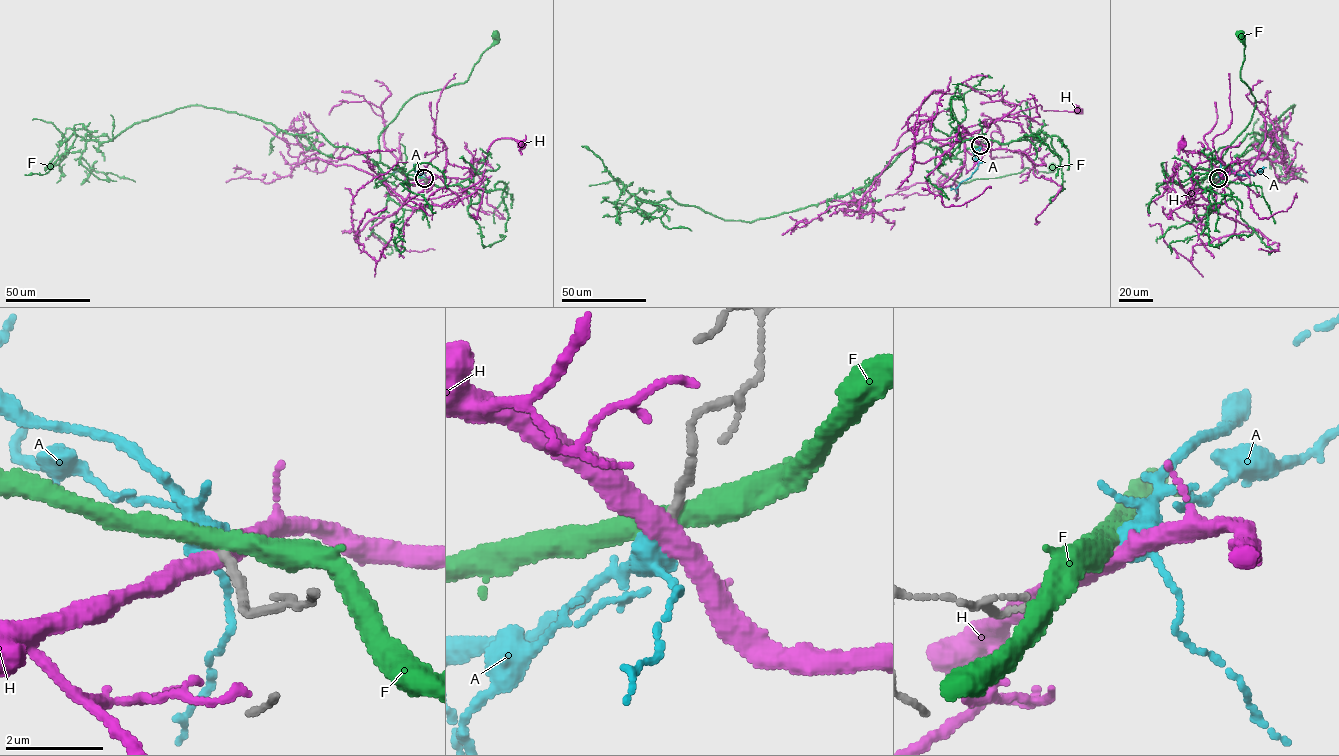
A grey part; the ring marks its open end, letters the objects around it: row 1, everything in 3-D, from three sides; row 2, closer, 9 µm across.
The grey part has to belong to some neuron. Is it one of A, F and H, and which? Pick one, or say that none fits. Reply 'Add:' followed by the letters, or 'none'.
Add: A

